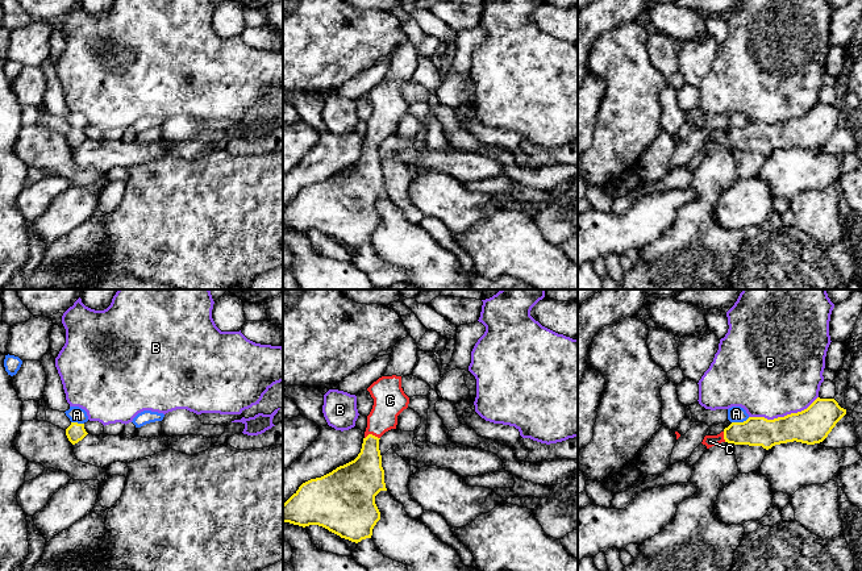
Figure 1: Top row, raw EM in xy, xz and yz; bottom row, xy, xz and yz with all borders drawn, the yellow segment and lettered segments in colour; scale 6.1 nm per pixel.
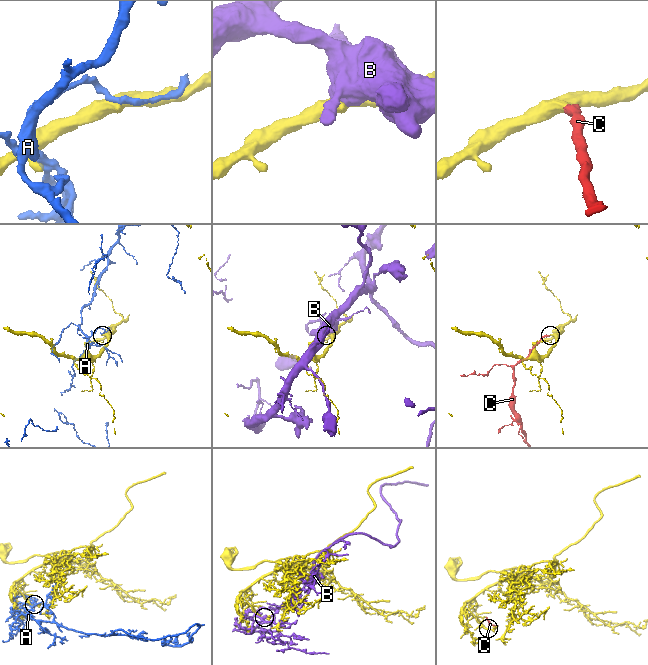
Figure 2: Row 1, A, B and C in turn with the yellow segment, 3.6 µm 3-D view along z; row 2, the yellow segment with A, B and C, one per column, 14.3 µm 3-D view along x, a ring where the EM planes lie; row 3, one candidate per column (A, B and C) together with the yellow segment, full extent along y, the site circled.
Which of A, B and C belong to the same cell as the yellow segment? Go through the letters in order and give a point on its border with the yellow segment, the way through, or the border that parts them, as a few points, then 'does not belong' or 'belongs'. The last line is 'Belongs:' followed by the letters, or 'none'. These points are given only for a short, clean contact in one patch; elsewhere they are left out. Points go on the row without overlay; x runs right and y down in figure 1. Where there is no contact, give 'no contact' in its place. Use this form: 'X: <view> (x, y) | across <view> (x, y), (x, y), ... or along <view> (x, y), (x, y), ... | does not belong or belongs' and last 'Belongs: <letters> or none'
A: yz (740, 128) | does not belong
B: yz (785, 121) | does not belong
C: xz (371, 140) | across xz (365, 179), (370, 163), (371, 140), (383, 123), (390, 105) | belongs
Belongs: C

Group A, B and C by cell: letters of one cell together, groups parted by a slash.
A / B / C

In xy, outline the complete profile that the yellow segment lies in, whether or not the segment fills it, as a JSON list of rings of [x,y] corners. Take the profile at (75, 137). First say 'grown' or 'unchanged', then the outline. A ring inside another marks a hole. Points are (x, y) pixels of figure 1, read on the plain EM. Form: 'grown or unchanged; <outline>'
unchanged; [[[71,128],[71,130],[66,134],[66,141],[72,150],[82,146],[87,139],[84,129]]]

